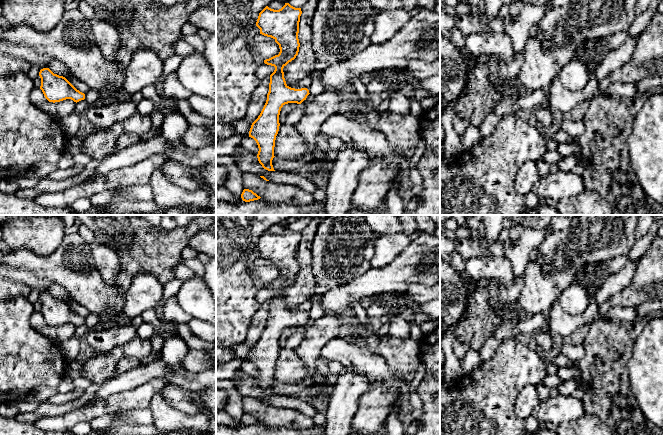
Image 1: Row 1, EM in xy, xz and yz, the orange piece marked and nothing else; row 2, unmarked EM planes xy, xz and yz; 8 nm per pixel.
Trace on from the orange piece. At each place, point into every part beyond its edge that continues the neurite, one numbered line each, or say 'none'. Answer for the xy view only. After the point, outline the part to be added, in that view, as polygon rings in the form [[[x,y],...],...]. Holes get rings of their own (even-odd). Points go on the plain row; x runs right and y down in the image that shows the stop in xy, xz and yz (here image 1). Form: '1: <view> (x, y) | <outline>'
none

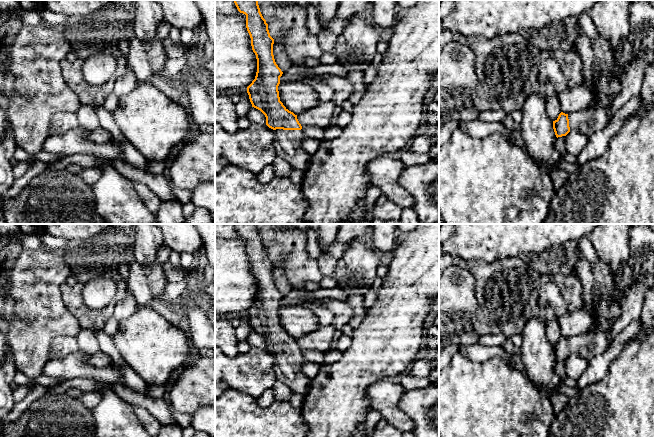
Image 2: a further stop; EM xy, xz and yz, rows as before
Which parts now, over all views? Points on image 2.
1: xz (288, 367) | [[[274,354],[274,371],[277,380],[285,383],[292,392],[305,396],[311,379],[302,372],[303,362],[301,354]]]

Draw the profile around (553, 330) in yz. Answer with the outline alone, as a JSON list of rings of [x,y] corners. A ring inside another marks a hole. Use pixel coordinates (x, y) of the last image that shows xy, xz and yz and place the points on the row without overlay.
[[[554,318],[546,323],[547,337],[552,345],[557,344],[561,337],[560,327],[557,318]]]

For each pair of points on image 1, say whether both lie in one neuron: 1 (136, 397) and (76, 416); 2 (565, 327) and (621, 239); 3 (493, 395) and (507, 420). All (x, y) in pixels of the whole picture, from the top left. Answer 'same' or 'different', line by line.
1: same
2: different
3: same

